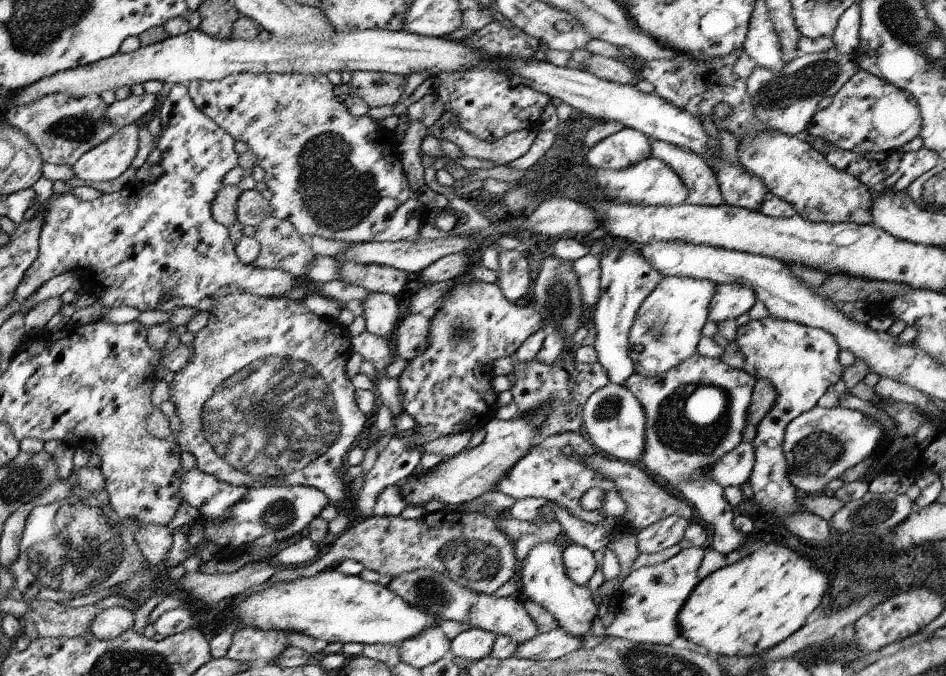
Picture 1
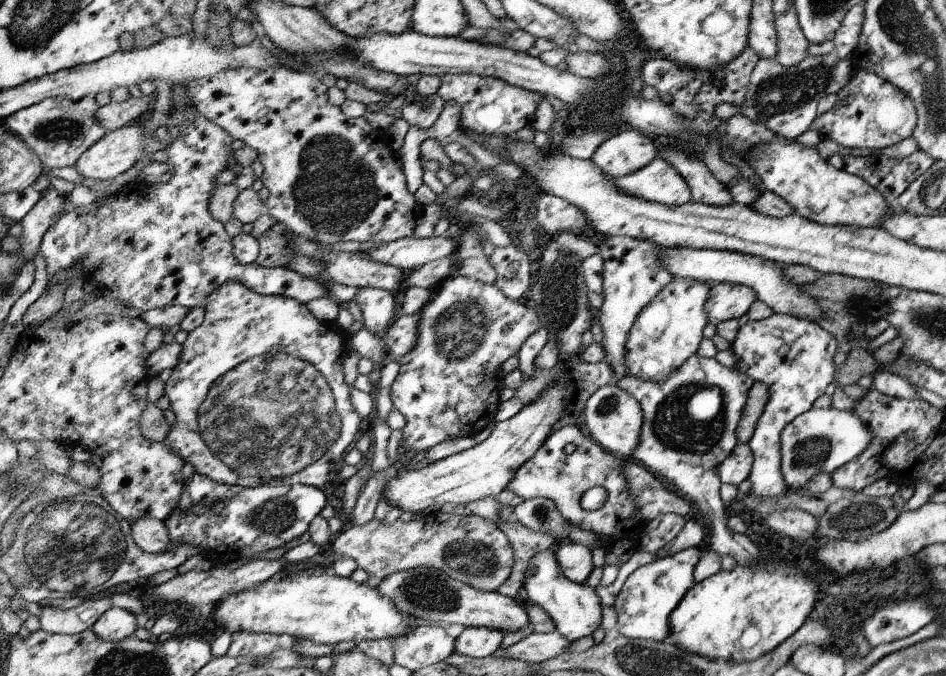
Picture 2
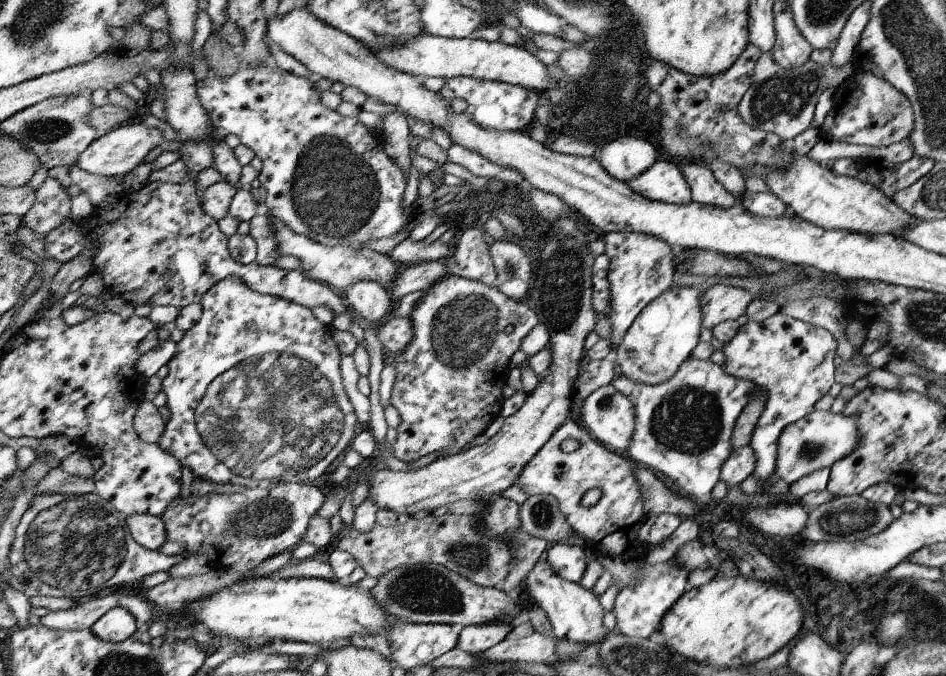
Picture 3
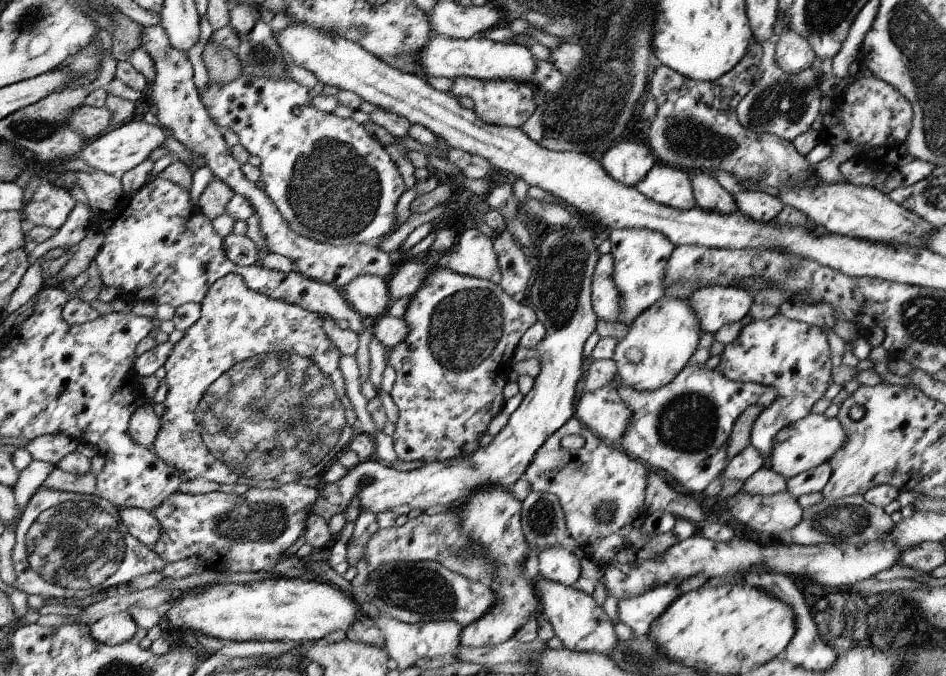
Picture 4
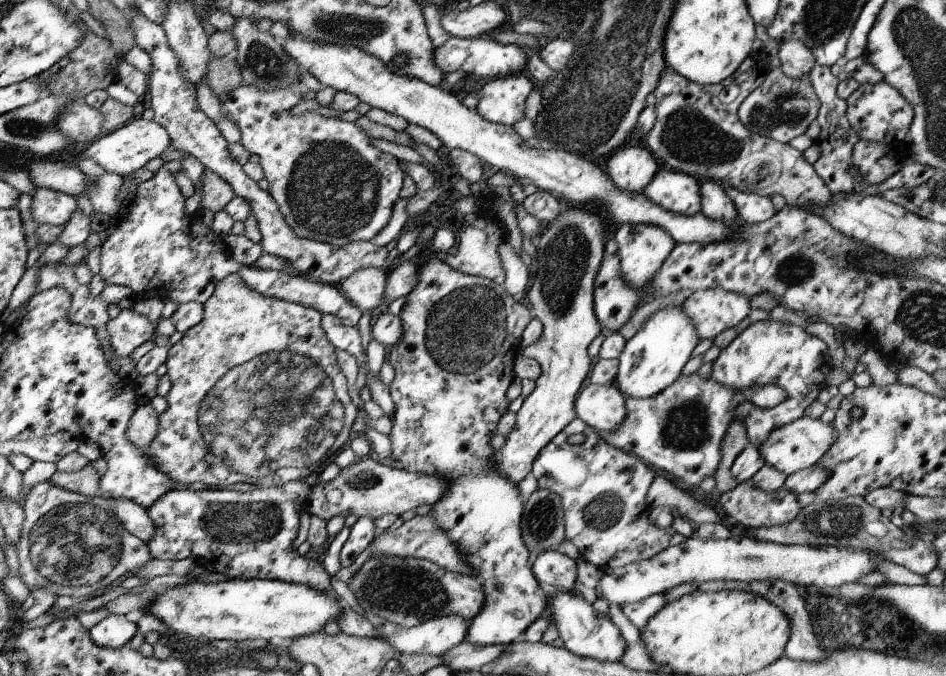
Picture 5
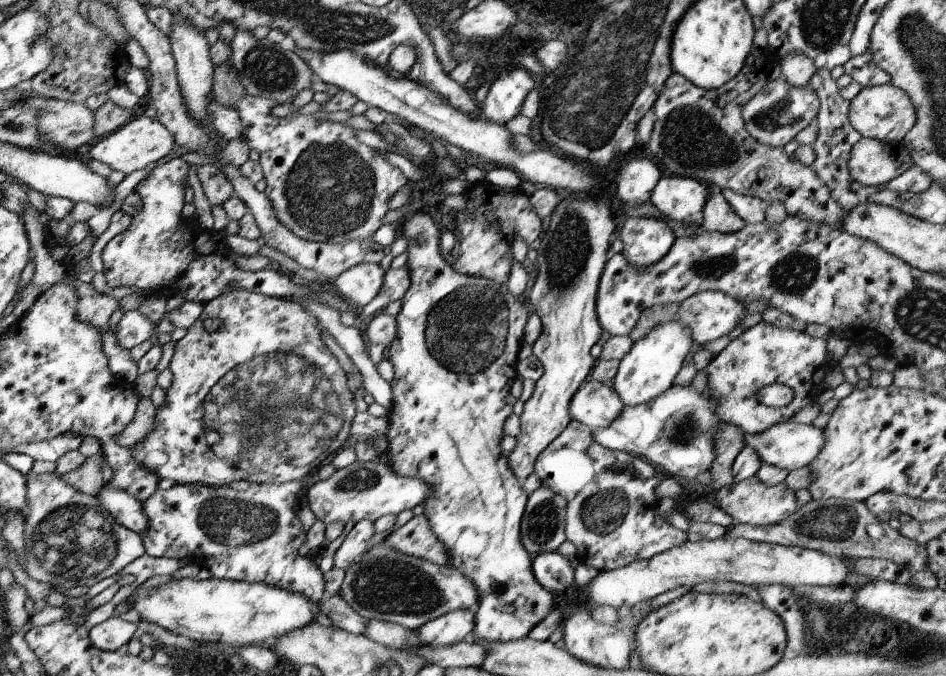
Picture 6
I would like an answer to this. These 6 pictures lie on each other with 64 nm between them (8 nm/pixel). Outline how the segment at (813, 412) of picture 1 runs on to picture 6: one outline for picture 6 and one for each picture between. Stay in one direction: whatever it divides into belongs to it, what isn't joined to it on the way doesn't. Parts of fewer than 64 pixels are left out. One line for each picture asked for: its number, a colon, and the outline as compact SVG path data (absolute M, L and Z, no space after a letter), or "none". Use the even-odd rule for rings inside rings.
2: M811 408L797 416L781 432L781 474L791 492L805 492L803 486L817 474L833 474L837 468L855 460L869 448L871 430L853 412L829 408Z
3: M813 410L787 428L783 428L779 442L777 442L777 462L775 462L775 476L783 480L787 486L795 484L797 480L819 472L823 468L831 468L835 462L853 454L859 446L861 434L857 430L857 420L847 414L835 414L831 410Z
4: M811 412L805 418L785 426L773 438L773 452L771 452L771 470L785 480L791 480L803 472L811 472L817 466L829 462L829 458L847 444L847 432L837 418L829 418L825 414Z
5: M803 416L791 424L785 424L785 426L773 430L771 436L767 436L763 446L759 448L759 452L761 452L761 458L769 466L773 466L779 472L789 476L789 474L795 474L803 468L817 464L825 456L825 452L829 452L829 448L833 446L835 440L837 440L837 432L835 432L833 424L823 424L821 420L813 420L813 418Z
6: M783 422L783 424L775 424L771 428L767 428L765 432L751 436L745 436L745 444L751 446L763 464L771 464L771 466L779 466L787 472L791 470L799 470L801 466L809 466L817 454L823 450L825 446L825 430L815 428L813 424L795 424L795 422Z

